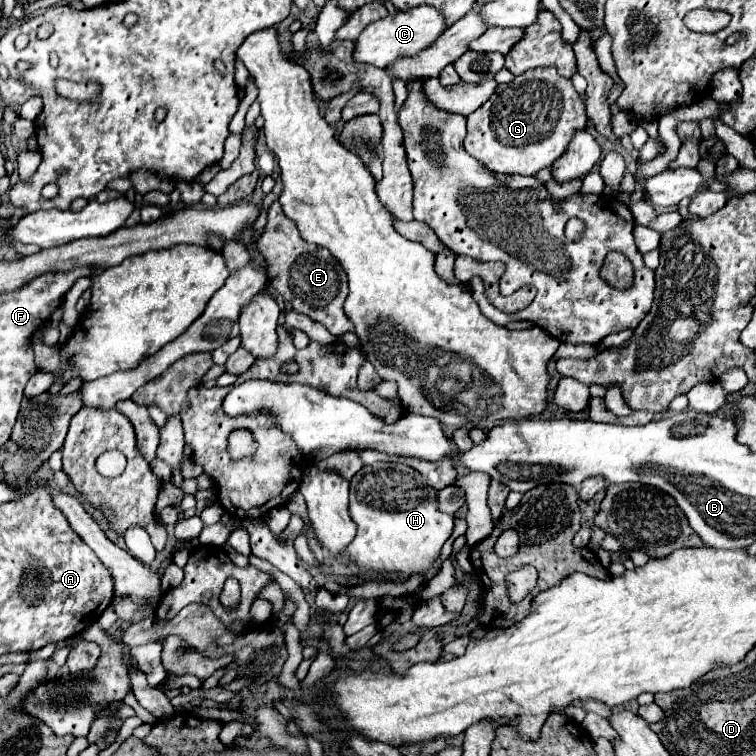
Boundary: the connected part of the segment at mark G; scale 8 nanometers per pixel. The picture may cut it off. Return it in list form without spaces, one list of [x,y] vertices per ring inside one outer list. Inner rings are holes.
[[[533,68],[521,76],[515,76],[515,80],[509,84],[499,84],[495,94],[481,108],[467,116],[465,150],[493,172],[535,176],[539,170],[551,168],[553,162],[569,148],[575,132],[585,128],[587,118],[583,116],[583,104],[571,86],[571,80],[559,76],[555,68]]]

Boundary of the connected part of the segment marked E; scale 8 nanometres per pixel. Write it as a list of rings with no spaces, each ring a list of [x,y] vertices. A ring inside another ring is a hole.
[[[273,202],[267,210],[267,228],[259,238],[257,248],[267,260],[269,290],[265,290],[265,294],[271,290],[279,292],[287,306],[321,324],[339,318],[339,324],[323,324],[333,336],[341,336],[343,332],[353,330],[353,324],[343,312],[343,300],[347,296],[347,276],[343,268],[327,248],[309,244],[301,238],[297,224],[283,214],[279,202]]]

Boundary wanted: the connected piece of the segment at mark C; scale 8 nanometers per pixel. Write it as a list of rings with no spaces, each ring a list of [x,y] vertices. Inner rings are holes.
[[[423,4],[421,8],[409,8],[405,12],[397,12],[383,20],[377,20],[375,24],[369,24],[361,32],[359,40],[355,42],[353,56],[357,62],[367,62],[367,64],[373,64],[379,68],[387,68],[399,58],[415,56],[421,50],[429,48],[445,30],[449,30],[449,24],[447,24],[447,18],[443,16],[443,12],[435,6]]]

